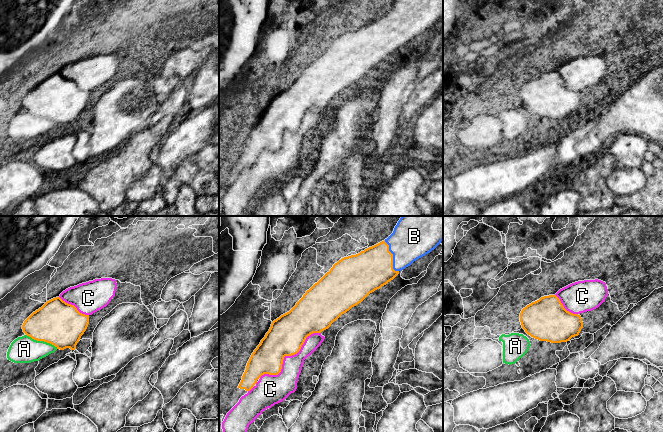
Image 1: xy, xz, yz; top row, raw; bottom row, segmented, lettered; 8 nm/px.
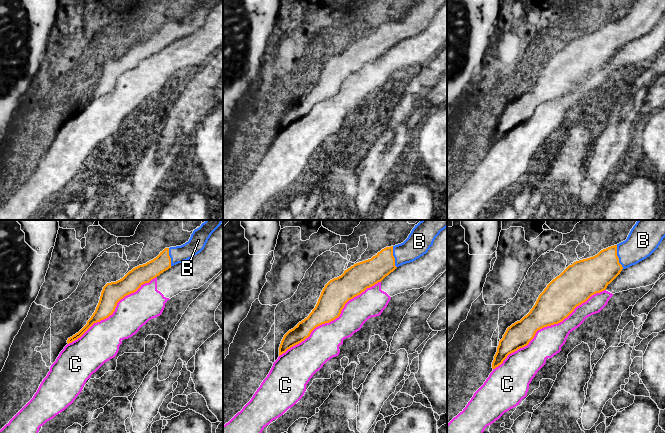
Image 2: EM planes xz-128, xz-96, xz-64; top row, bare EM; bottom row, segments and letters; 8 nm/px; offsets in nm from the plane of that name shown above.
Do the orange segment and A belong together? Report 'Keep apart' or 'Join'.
Keep apart

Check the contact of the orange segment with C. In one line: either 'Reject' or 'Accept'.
Reject

